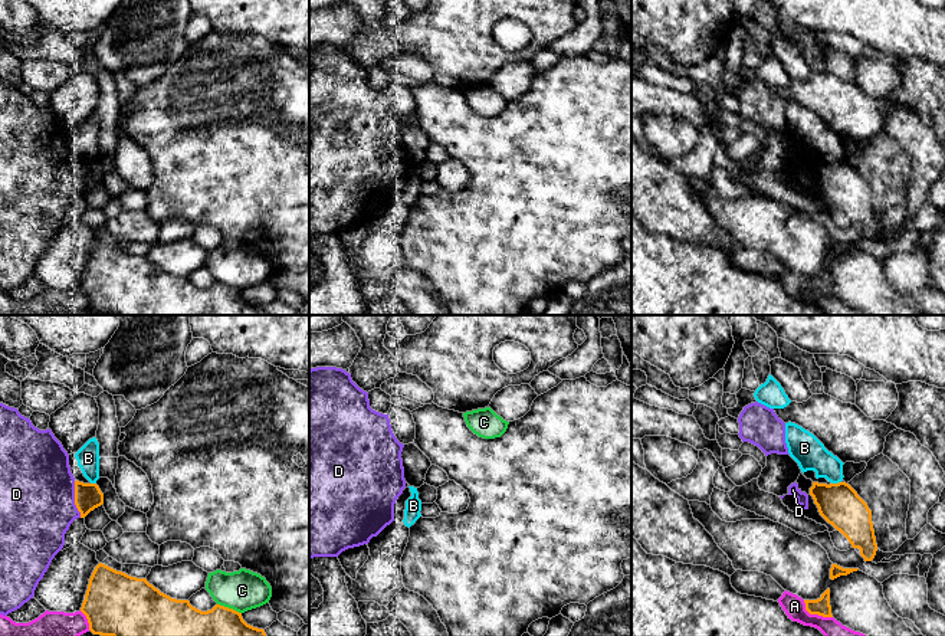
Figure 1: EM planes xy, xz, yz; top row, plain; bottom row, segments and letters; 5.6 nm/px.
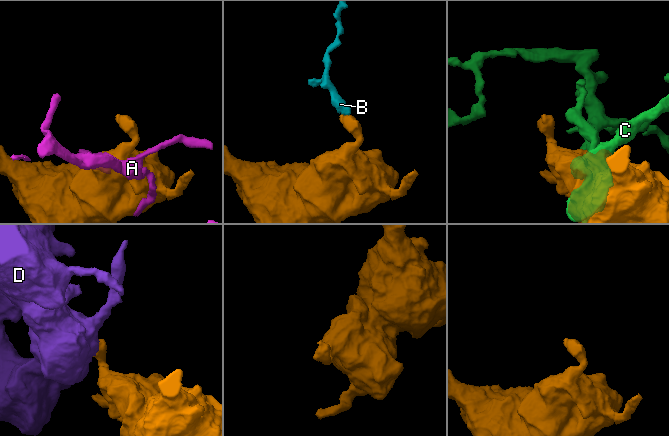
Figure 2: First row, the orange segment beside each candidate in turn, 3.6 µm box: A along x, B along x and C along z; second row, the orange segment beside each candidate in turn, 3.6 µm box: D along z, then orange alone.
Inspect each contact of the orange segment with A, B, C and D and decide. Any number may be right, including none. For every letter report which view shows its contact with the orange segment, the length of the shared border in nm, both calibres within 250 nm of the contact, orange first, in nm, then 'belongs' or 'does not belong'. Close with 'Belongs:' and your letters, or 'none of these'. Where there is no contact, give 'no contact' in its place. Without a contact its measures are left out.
A: yz | 190 nm | 100/140 nm | does not belong
B: yz | 60 nm | 240/180 nm | does not belong
C: xy | 150 nm | 320/220 nm | does not belong
D: xy | 220 nm | 150/420 nm | does not belong
Belongs: none of these

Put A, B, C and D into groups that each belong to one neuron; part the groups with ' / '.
A / B / C / D

